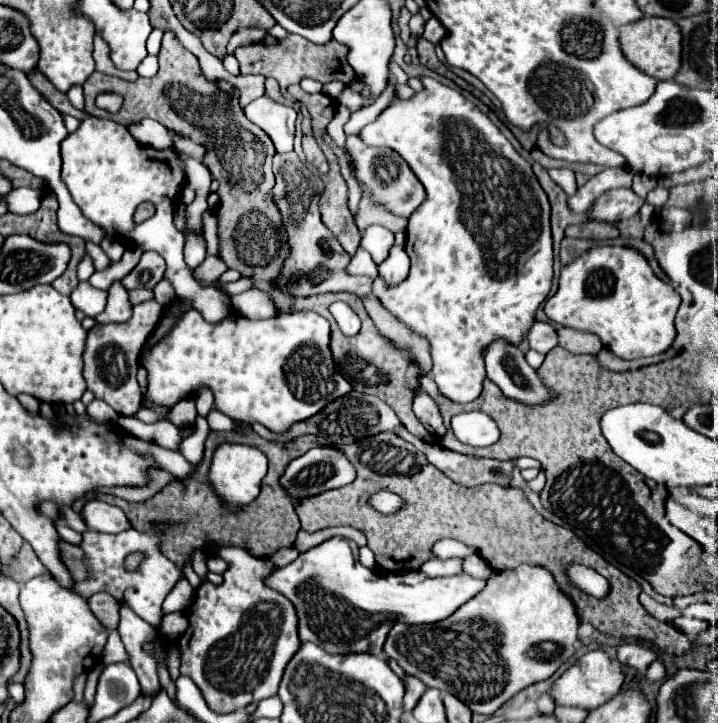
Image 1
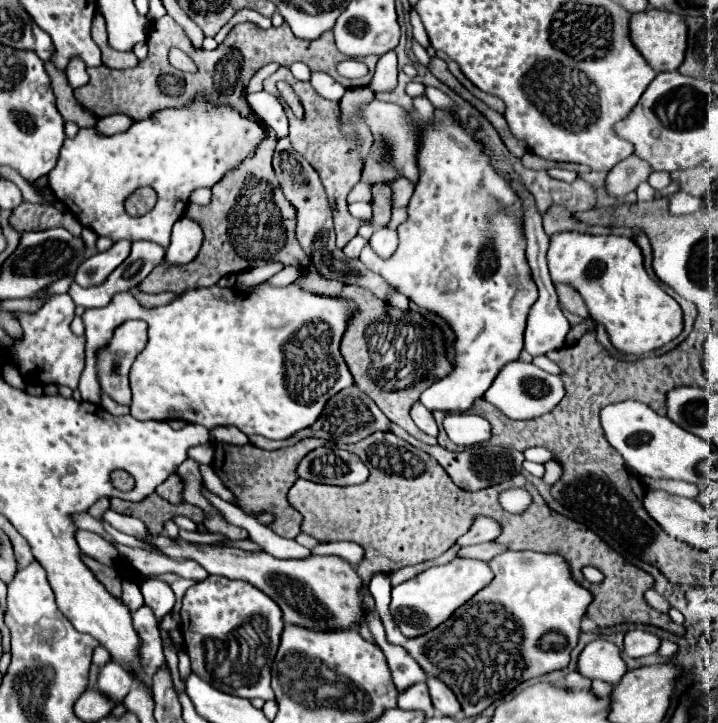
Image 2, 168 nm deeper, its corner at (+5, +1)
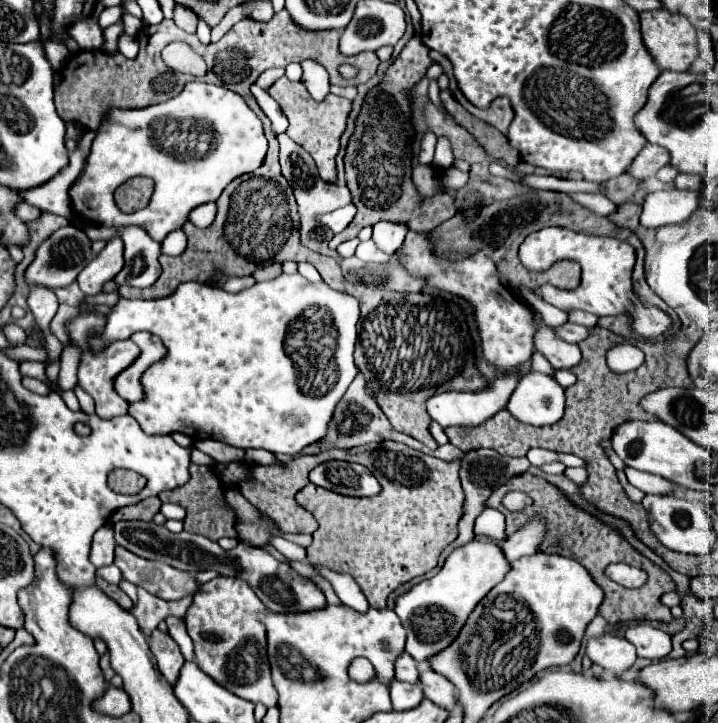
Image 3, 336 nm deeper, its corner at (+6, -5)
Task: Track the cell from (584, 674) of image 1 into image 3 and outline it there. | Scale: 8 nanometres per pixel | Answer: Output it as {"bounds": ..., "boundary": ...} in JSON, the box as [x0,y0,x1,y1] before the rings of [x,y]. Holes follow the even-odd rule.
{"bounds":[587,634,637,678],"boundary":[[[603,634],[597,638],[589,638],[587,656],[591,658],[591,662],[613,672],[617,678],[627,668],[631,668],[633,662],[637,660],[635,646],[631,646],[631,642],[627,642],[627,638],[615,636],[615,634]]]}

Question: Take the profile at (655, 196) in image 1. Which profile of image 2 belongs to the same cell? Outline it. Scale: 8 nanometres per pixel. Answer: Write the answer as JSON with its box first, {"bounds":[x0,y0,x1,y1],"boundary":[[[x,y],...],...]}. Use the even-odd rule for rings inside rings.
{"bounds":[648,172,670,190],"boundary":[[[652,172],[648,178],[648,184],[656,190],[664,190],[670,184],[670,174],[668,172]]]}

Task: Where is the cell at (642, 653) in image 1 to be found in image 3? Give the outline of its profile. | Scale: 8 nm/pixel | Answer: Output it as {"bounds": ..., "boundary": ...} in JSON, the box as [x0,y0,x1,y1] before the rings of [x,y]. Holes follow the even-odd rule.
{"bounds":[625,621,671,660],"boundary":[[[640,621],[639,624],[625,632],[625,638],[635,644],[637,656],[659,660],[671,652],[671,636],[663,630],[651,625],[650,621]]]}

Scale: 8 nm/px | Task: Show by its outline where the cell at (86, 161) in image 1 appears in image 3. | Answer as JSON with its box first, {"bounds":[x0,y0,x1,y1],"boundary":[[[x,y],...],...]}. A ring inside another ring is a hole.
{"bounds":[69,82,267,242],"boundary":[[[189,82],[181,94],[177,94],[175,98],[169,98],[163,104],[131,108],[131,110],[119,110],[119,108],[107,110],[101,126],[95,130],[85,174],[75,180],[73,190],[69,190],[69,196],[71,196],[77,218],[85,220],[87,224],[95,224],[95,226],[137,224],[137,226],[143,226],[151,234],[153,240],[163,242],[163,238],[169,232],[183,228],[193,208],[205,202],[215,202],[231,180],[235,180],[241,174],[253,172],[263,162],[265,152],[267,152],[267,138],[263,134],[261,120],[247,106],[243,96],[239,96],[237,92],[225,86]],[[135,176],[153,178],[155,192],[151,196],[151,202],[143,210],[125,214],[117,208],[113,200],[113,192],[125,180],[135,178]]]}

